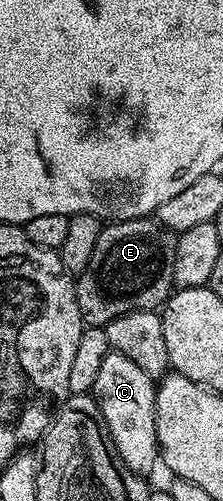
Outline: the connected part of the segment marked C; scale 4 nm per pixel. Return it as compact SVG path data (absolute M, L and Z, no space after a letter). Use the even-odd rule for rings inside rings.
M109 351L100 365L92 392L102 414L104 429L114 442L120 461L134 475L149 476L149 471L159 466L158 442L156 441L156 379L144 373L140 365L128 361L118 351Z

